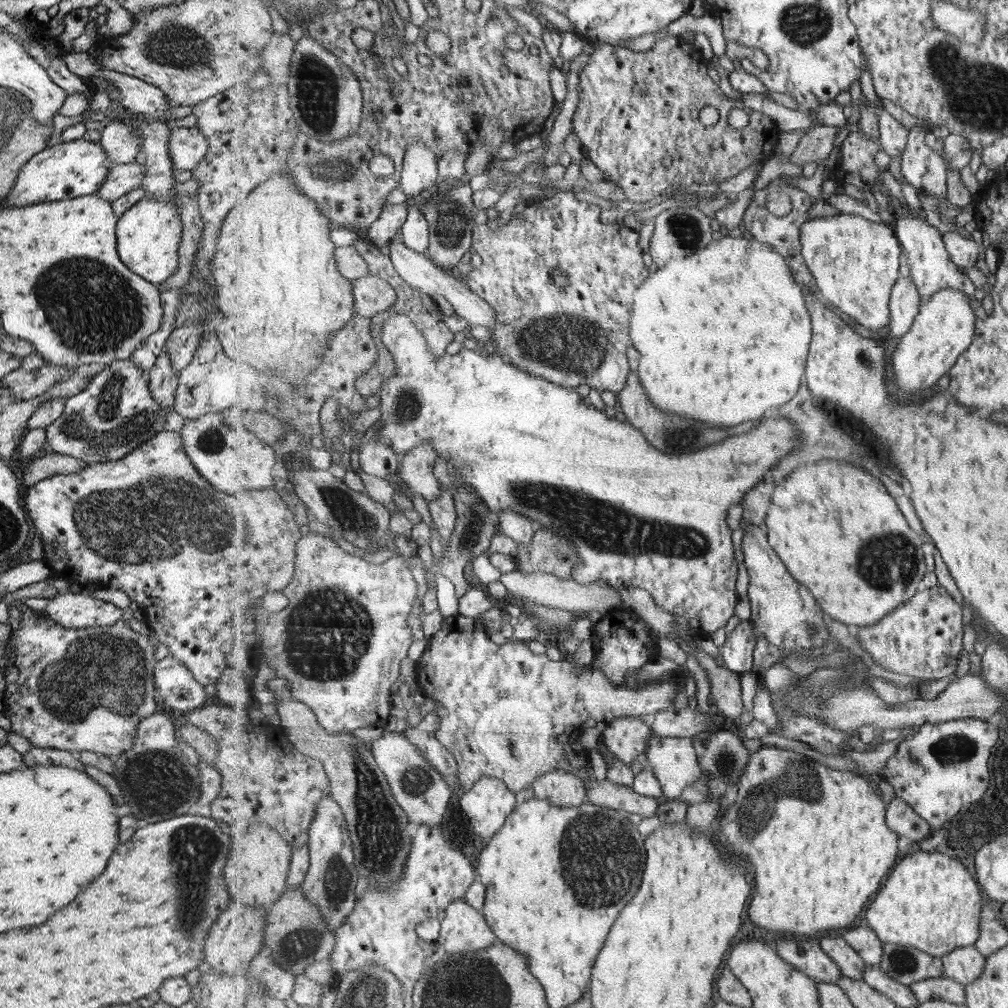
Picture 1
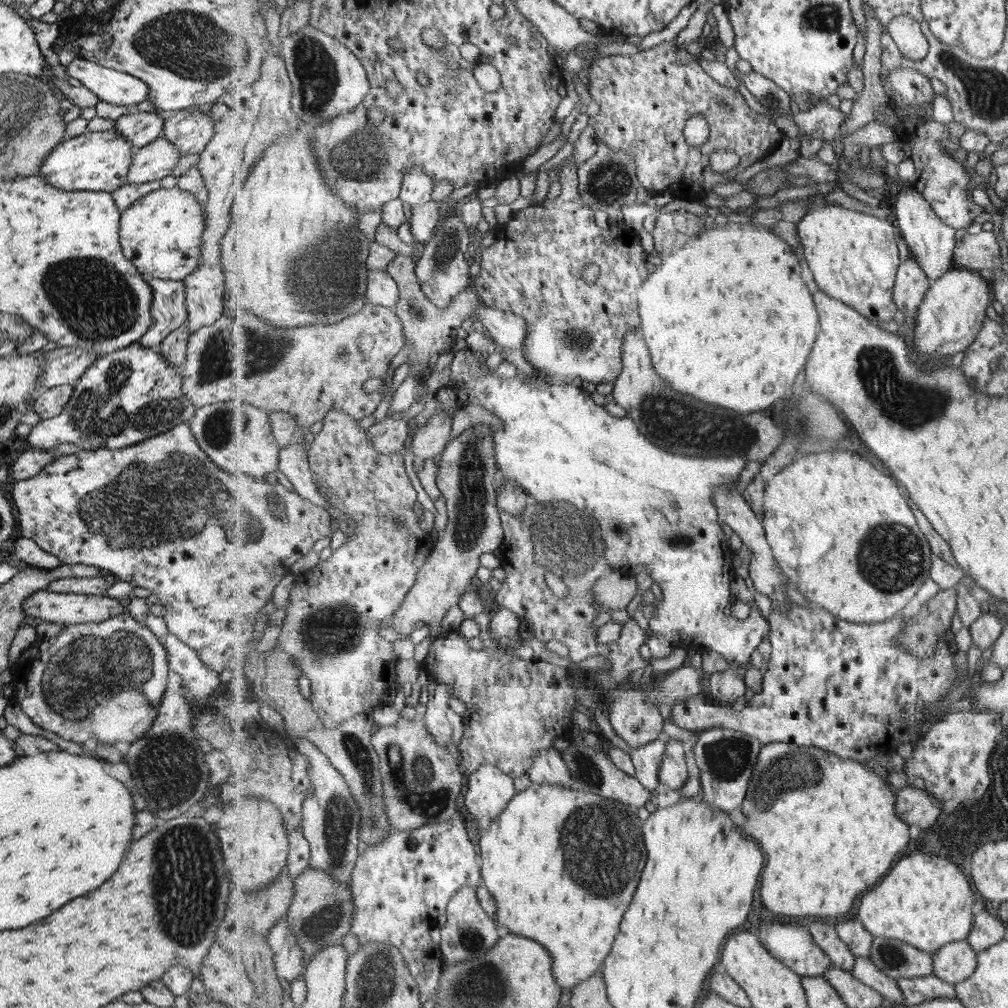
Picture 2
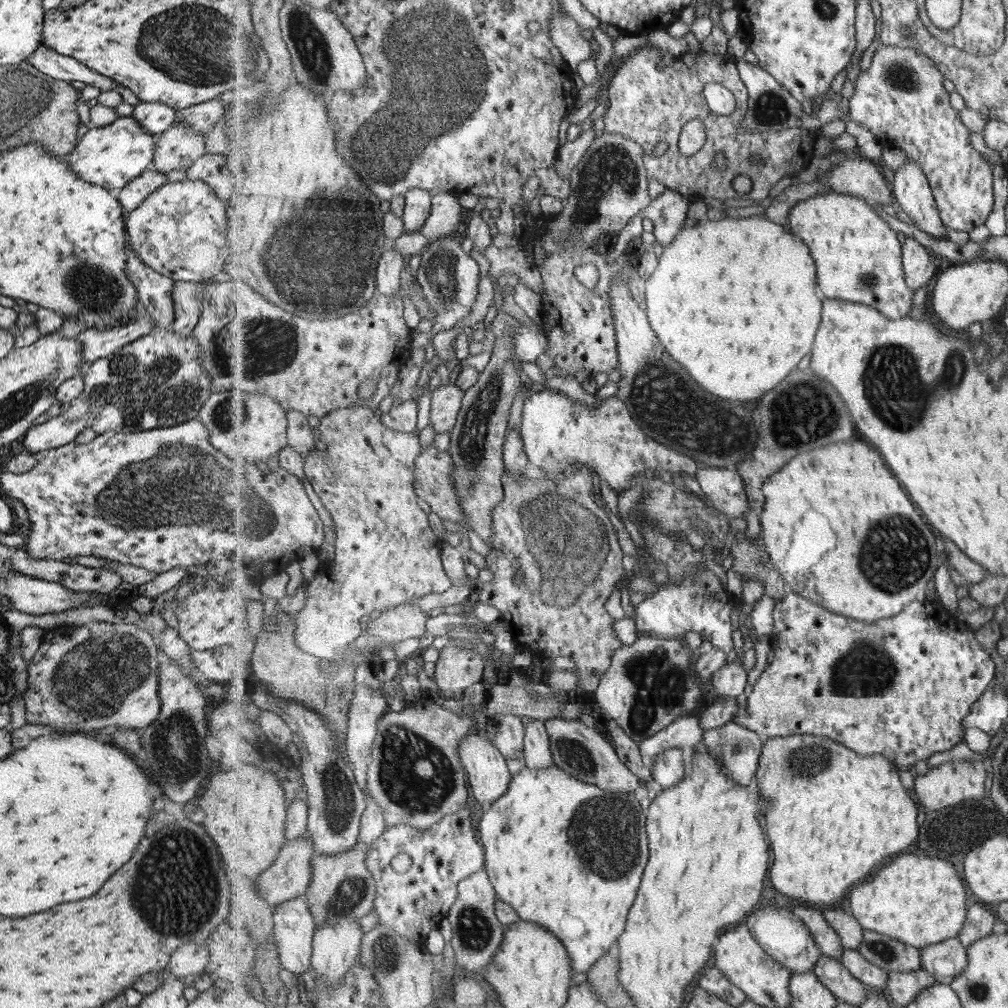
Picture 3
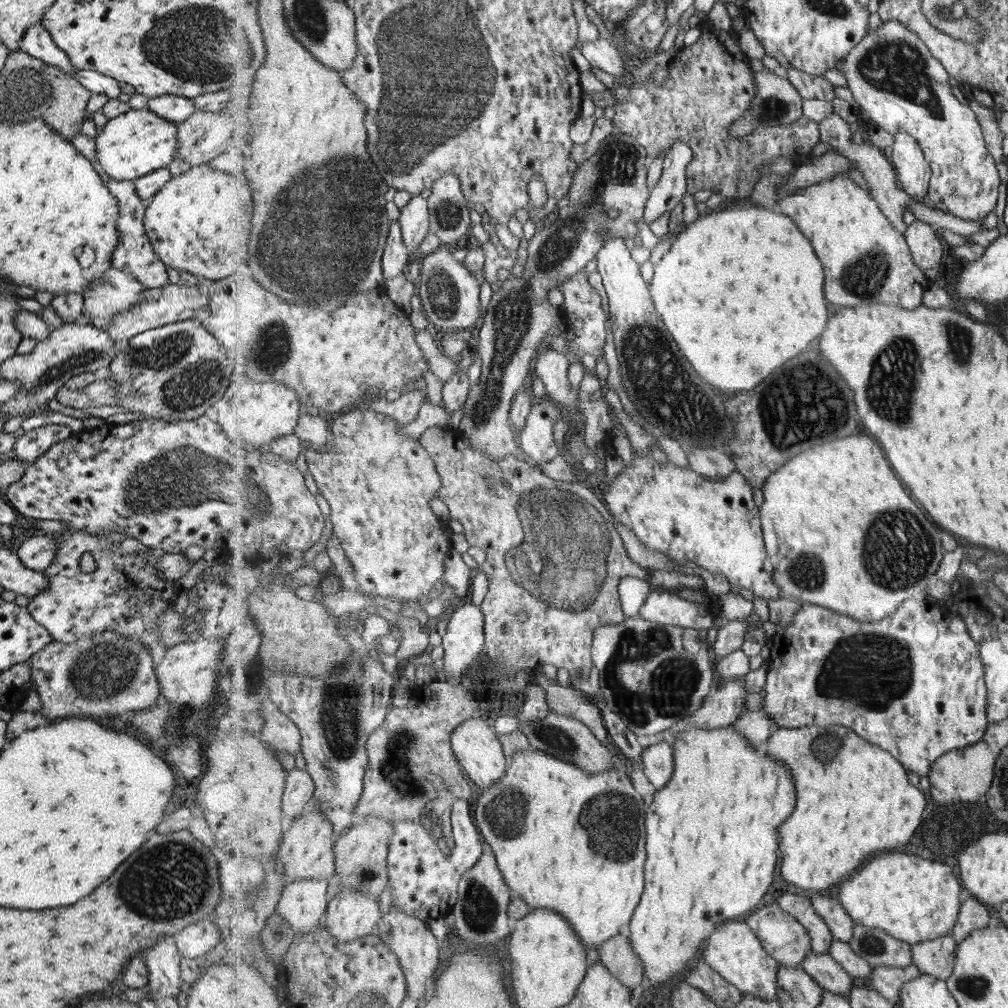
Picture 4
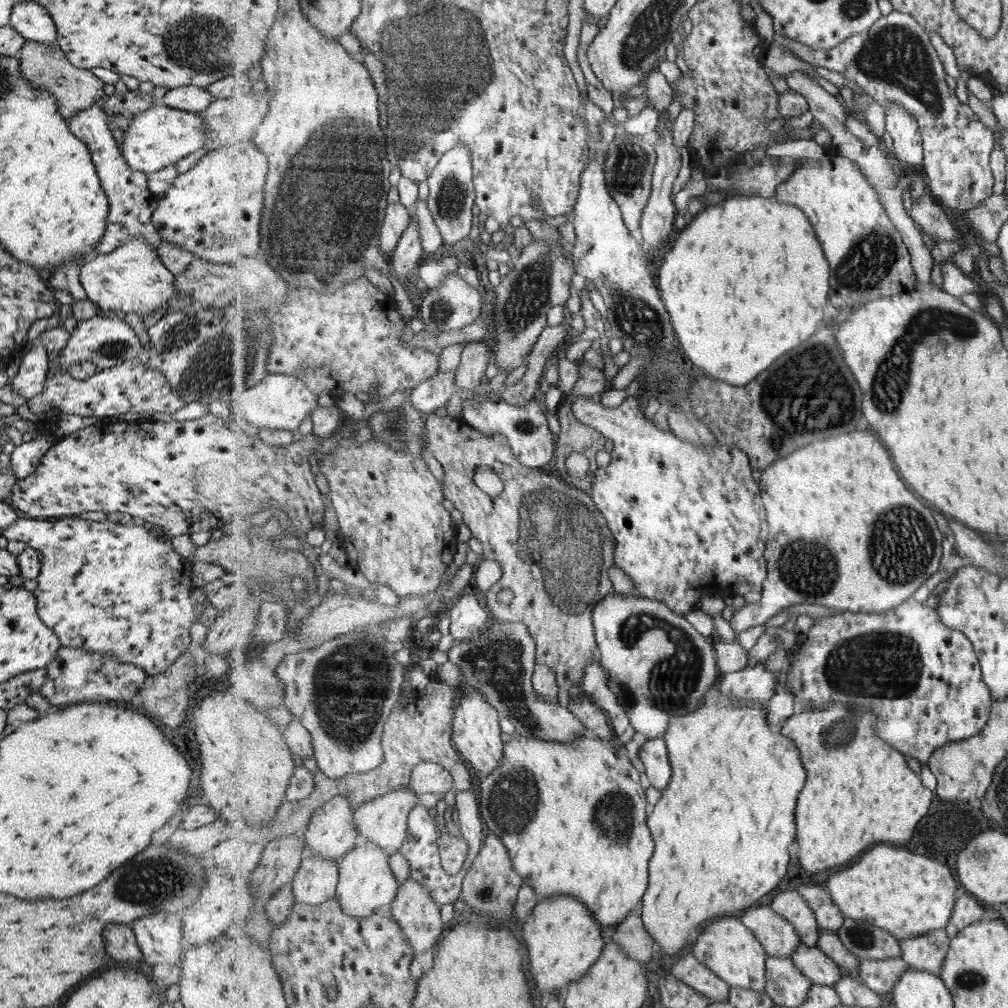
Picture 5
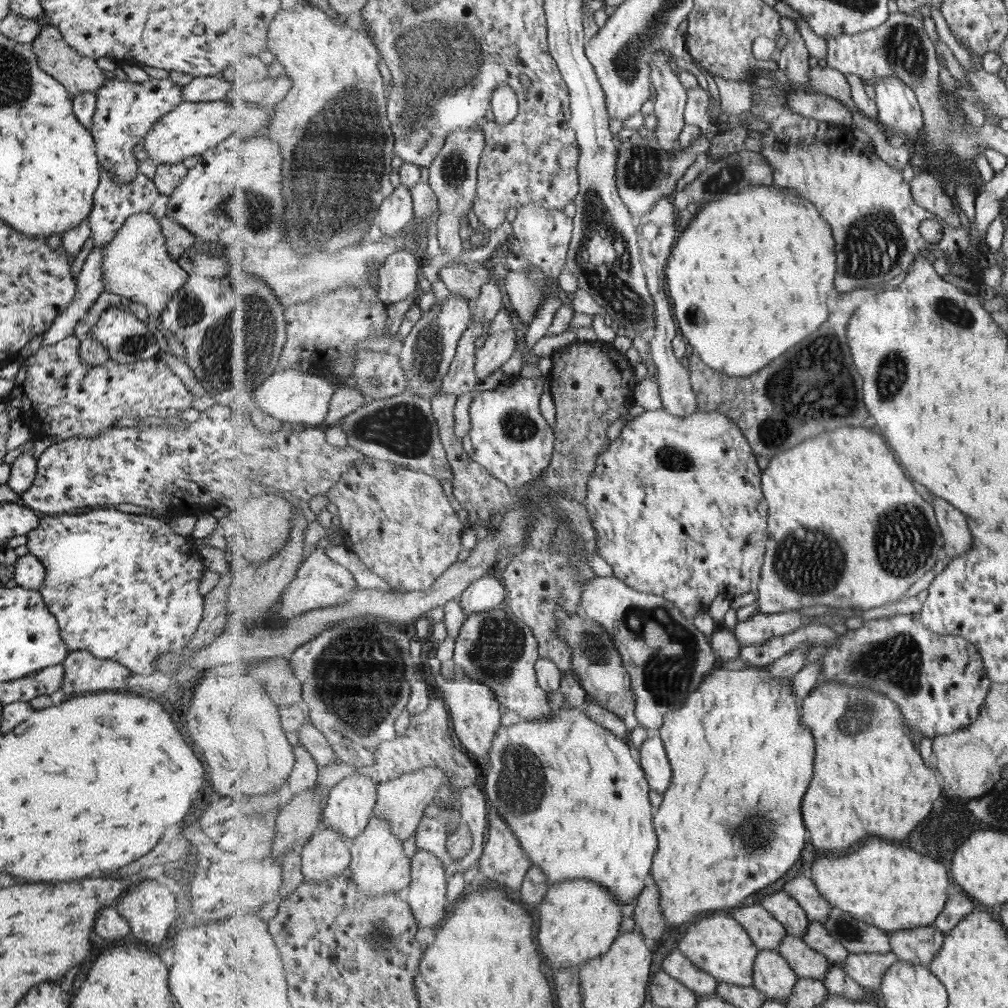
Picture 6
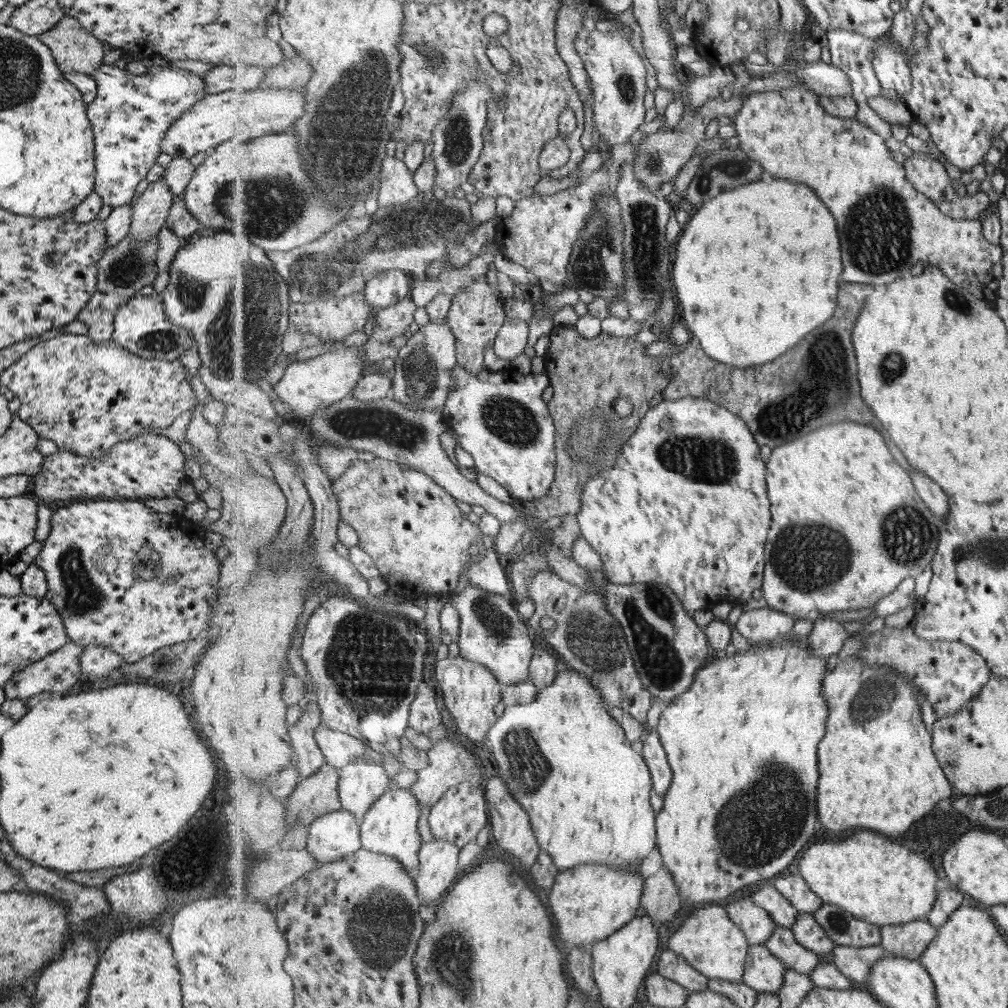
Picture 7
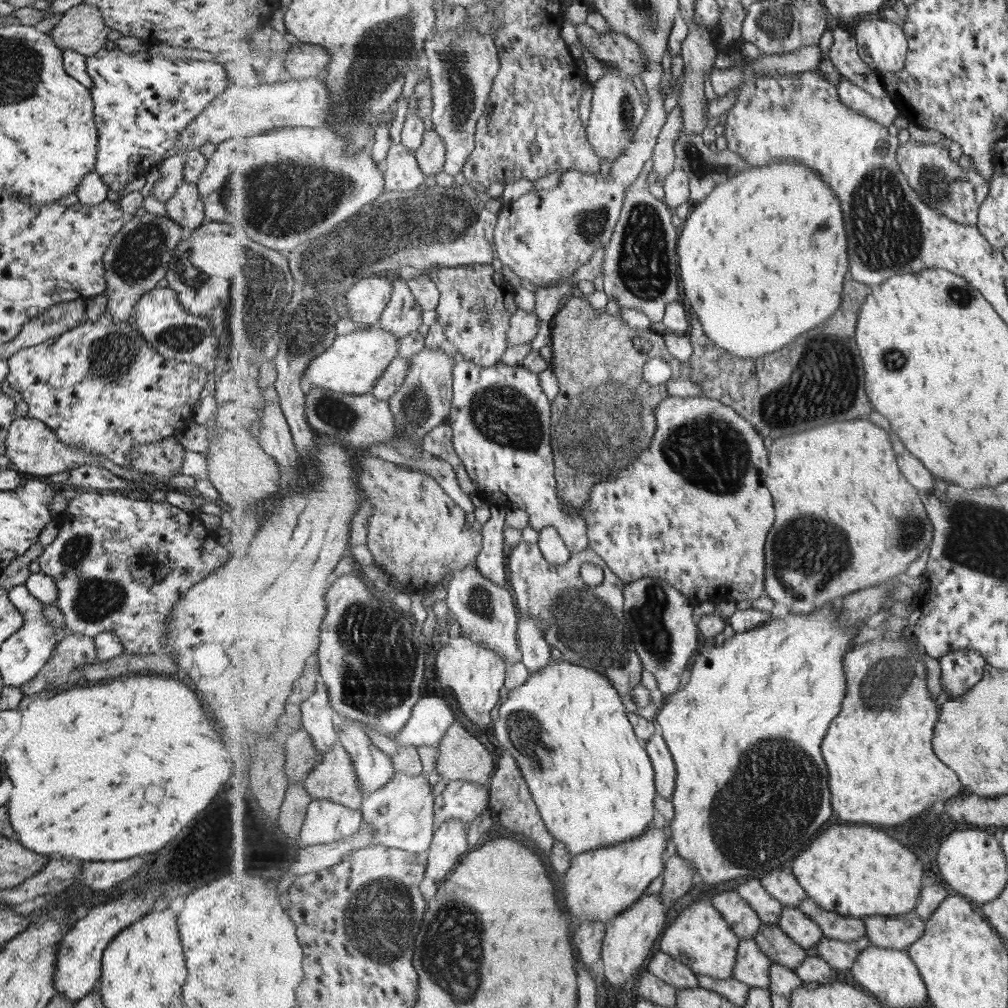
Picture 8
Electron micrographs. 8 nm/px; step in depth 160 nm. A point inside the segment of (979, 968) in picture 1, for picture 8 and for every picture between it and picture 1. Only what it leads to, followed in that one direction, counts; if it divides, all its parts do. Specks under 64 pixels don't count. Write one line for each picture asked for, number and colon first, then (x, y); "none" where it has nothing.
2: (953, 963)
3: (947, 960)
4: (937, 958)
5: (927, 953)
6: (920, 945)
7: (910, 940)
8: (900, 932)

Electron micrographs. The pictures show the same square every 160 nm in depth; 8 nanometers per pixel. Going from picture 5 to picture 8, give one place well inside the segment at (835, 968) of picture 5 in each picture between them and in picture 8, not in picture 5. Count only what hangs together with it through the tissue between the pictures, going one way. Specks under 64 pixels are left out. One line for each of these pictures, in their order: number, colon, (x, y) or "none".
6: (807, 962)
7: (783, 944)
8: (782, 949)

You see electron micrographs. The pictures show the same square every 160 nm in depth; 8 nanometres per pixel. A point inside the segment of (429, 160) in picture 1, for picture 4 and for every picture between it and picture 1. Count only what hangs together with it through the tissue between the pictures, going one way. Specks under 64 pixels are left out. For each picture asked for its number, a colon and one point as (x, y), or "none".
2: (417, 188)
3: (418, 202)
4: (414, 218)

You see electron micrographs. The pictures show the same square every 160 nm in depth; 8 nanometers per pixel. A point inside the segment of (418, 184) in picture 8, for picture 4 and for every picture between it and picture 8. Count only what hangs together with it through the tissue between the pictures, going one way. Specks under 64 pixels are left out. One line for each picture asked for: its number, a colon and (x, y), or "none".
4: (396, 255)
5: (398, 218)
6: (397, 212)
7: (397, 186)

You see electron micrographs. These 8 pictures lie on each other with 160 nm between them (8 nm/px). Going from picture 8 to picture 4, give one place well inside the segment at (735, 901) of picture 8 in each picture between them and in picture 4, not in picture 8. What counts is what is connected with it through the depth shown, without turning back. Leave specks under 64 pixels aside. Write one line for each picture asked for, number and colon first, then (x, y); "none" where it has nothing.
4: (784, 937)
5: (780, 938)
6: (765, 930)
7: (758, 925)

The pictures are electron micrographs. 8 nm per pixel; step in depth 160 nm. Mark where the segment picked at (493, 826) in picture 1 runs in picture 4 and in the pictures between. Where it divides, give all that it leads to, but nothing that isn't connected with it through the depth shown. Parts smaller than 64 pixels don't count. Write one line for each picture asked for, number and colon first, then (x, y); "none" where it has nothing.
2: (489, 789)
3: (489, 778)
4: (476, 744)

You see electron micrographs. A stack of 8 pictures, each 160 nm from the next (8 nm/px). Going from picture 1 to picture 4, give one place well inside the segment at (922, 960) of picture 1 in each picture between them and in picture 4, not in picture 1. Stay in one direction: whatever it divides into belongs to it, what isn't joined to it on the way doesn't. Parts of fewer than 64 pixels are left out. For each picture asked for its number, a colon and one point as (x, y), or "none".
2: (898, 959)
3: (892, 955)
4: (875, 945)

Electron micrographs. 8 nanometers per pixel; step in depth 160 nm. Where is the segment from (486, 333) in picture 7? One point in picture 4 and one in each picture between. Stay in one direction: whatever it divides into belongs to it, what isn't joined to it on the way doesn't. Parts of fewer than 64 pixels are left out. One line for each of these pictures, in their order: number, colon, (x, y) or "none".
4: (404, 410)
5: (429, 396)
6: (461, 379)

